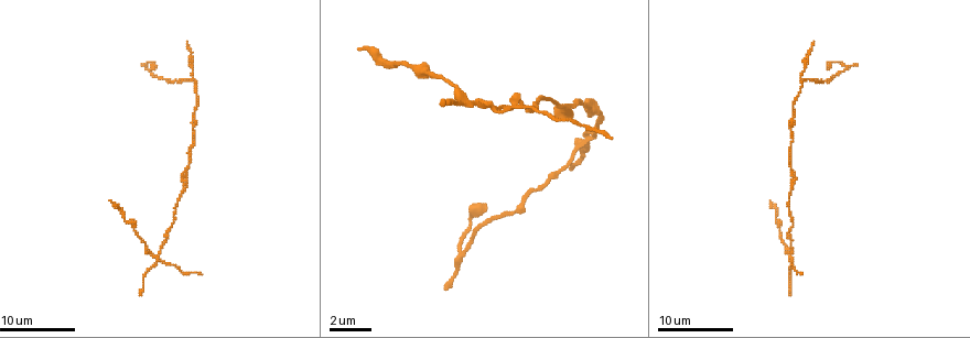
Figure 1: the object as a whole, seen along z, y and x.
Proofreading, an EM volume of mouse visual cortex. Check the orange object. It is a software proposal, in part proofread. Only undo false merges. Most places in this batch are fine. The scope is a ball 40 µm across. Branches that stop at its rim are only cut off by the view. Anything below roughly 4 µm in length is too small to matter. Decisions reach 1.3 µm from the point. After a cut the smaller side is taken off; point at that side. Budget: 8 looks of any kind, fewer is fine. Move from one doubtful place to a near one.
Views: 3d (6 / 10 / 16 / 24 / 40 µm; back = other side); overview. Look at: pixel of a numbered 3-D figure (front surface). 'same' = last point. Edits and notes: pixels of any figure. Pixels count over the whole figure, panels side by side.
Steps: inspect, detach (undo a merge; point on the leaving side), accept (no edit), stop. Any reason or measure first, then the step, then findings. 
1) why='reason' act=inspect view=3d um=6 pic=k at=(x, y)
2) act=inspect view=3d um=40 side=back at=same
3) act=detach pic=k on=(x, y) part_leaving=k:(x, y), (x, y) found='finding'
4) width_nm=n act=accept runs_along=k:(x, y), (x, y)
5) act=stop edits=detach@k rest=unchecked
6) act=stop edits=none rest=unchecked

why='looks like a crossing' act=inspect view=3d um=10 pic=1 at=(153, 257)

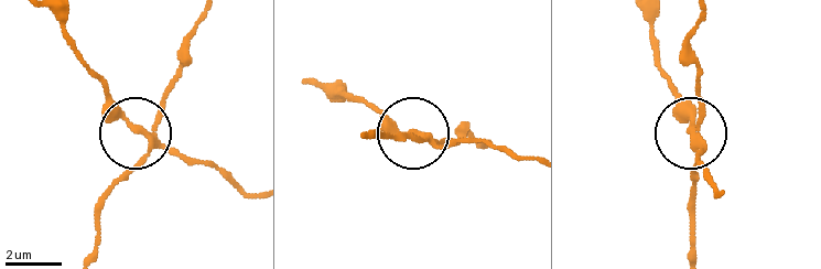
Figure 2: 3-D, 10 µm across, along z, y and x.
act=inspect view=3d um=10 side=back pic=2 at=(690, 131)

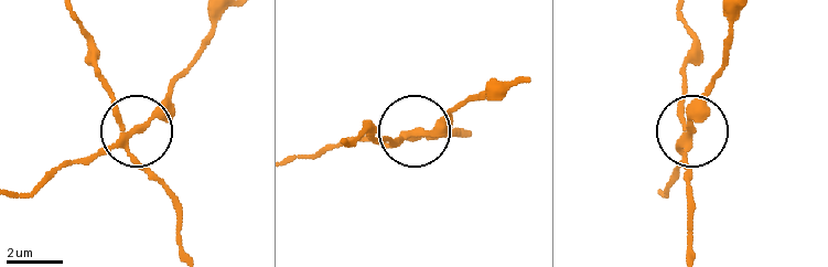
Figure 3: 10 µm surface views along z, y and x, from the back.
side_arm_um=7 act=detach pic=3 on=(88, 161) part_leaving=3:(125, 139), (158, 106), (222, 13) found='a second neuron is stuck on'

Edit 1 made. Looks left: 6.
act=inspect view=overview

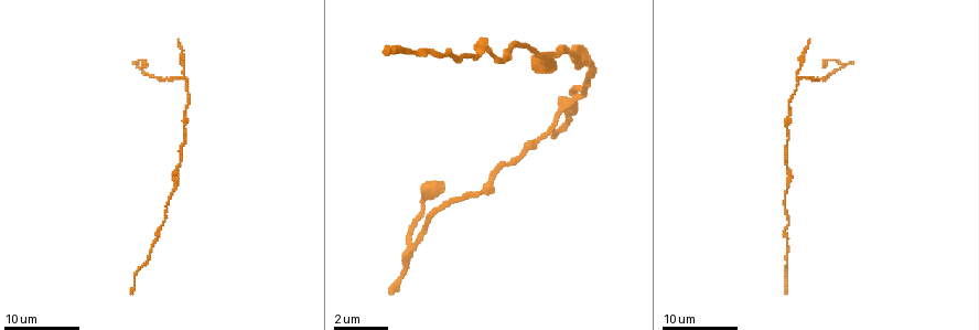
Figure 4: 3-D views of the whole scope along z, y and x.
act=inspect view=3d um=10 pic=4 at=(788, 182)

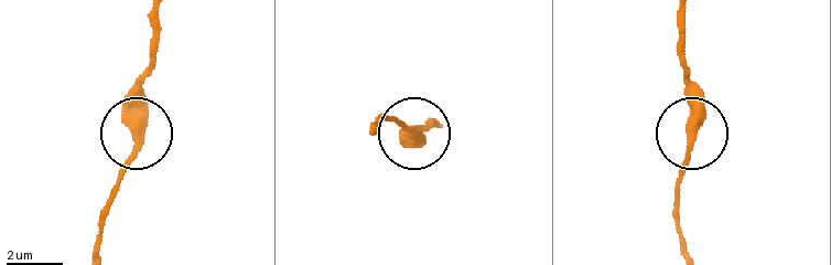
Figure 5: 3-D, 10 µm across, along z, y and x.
act=accept runs_along=5:(152, 61), (138, 95), (138, 145), (105, 213) found='one neuron here'

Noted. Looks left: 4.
why='three-way junction' act=inspect view=3d um=6 pic=4 at=(185, 77)

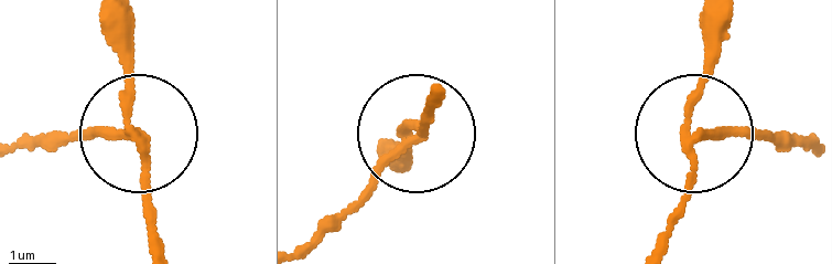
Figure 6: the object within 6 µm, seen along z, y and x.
arms=3 act=detach pic=6 on=(96, 127) found='a second neuron is stuck on'

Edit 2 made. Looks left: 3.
why='redraw' act=inspect view=overview

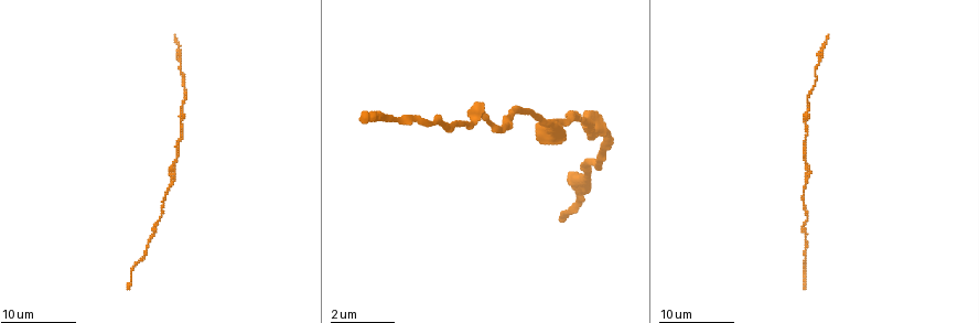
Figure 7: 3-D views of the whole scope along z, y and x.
why='sudden change in width' act=inspect view=3d um=10 pic=7 at=(808, 112)

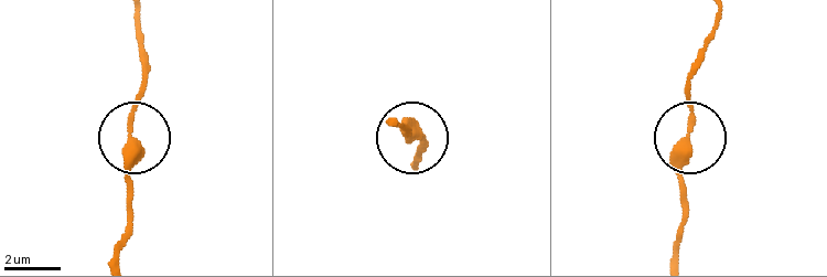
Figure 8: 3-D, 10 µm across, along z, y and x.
act=accept runs_along=8:(679, 257), (686, 208), (679, 150), (694, 115), (686, 74) found='continuous, no second neuron'

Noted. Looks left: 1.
act=stop edits=detach@3,detach@6 rest=unchecked

